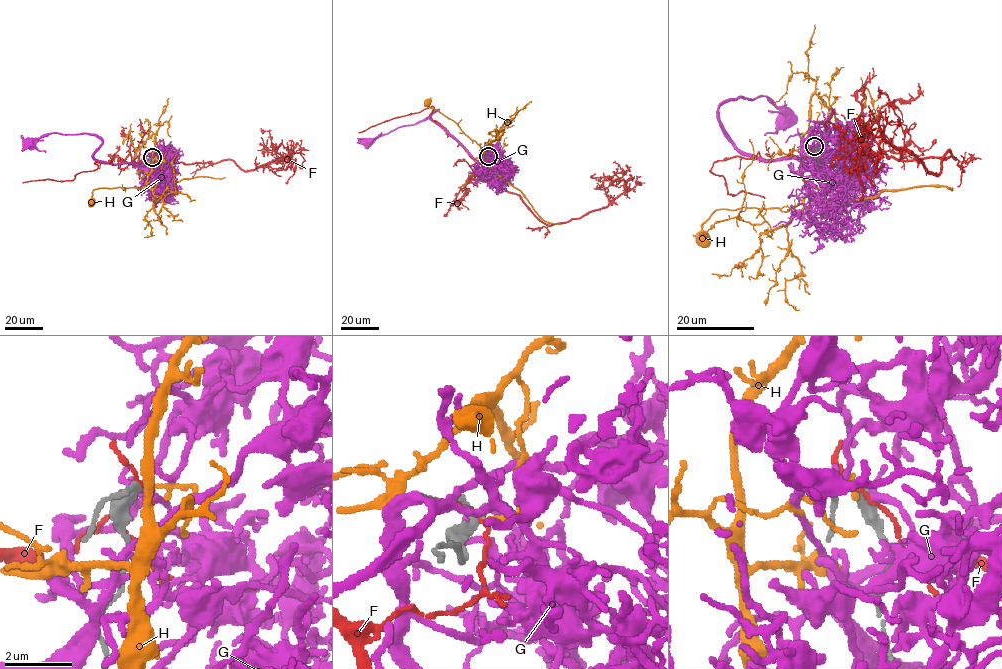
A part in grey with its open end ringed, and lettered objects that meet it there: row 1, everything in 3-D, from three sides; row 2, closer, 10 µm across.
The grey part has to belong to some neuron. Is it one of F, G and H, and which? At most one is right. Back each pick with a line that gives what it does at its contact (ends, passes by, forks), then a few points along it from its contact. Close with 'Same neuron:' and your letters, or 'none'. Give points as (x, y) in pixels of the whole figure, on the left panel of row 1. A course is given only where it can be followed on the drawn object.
Same neuron: none

